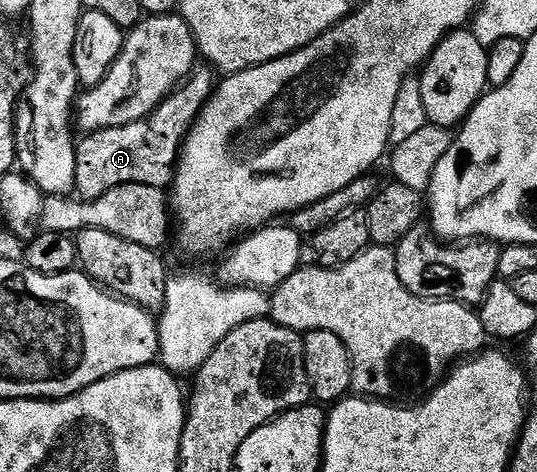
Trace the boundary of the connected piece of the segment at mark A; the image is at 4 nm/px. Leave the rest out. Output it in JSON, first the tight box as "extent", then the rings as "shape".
{"extent":[76,71,215,200],"shape":[[[195,71],[145,120],[83,135],[76,144],[77,195],[83,200],[95,200],[100,198],[100,194],[108,194],[112,186],[125,184],[147,184],[169,189],[174,183],[178,158],[190,129],[198,121],[202,107],[214,94],[215,73],[210,72]]]}

